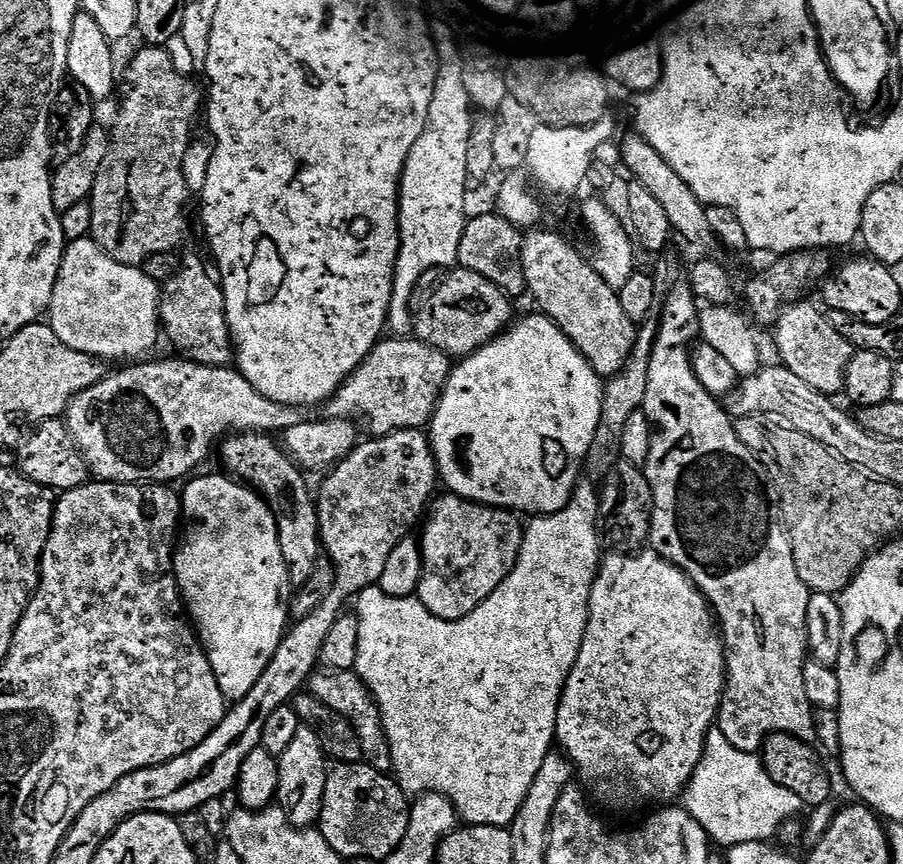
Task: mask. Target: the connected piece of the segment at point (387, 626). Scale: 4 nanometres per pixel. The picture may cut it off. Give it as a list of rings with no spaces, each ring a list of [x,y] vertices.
[[[580,482],[572,494],[572,500],[561,512],[540,514],[532,525],[524,528],[524,541],[512,573],[500,583],[498,590],[486,598],[466,618],[461,620],[443,620],[430,610],[415,595],[388,596],[378,586],[365,588],[355,601],[354,615],[358,622],[358,656],[355,673],[364,683],[369,695],[375,701],[375,711],[380,714],[380,722],[384,731],[384,739],[389,744],[392,759],[391,771],[396,774],[401,793],[419,798],[429,794],[445,796],[456,807],[456,815],[468,826],[490,826],[491,828],[508,828],[514,822],[518,810],[522,810],[522,802],[526,802],[526,794],[530,794],[530,786],[534,786],[534,778],[542,762],[546,762],[548,753],[553,751],[556,740],[556,723],[558,722],[558,706],[564,693],[564,683],[568,681],[570,670],[578,658],[578,650],[582,650],[582,638],[588,625],[588,603],[592,593],[592,583],[600,571],[602,559],[602,536],[598,531],[598,509],[600,498],[597,489],[588,482]]]

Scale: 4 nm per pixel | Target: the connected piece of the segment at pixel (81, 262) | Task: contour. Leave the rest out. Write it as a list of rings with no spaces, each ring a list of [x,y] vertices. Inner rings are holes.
[[[91,238],[82,240],[73,240],[64,249],[64,257],[62,258],[62,266],[58,270],[58,278],[54,282],[54,294],[50,305],[50,327],[52,335],[63,347],[70,349],[74,354],[80,352],[84,356],[97,356],[100,360],[124,360],[120,362],[140,362],[148,356],[156,348],[156,343],[162,340],[162,325],[160,322],[160,297],[162,288],[159,283],[152,281],[144,276],[143,267],[133,266],[130,264],[120,264],[114,258],[110,258]]]

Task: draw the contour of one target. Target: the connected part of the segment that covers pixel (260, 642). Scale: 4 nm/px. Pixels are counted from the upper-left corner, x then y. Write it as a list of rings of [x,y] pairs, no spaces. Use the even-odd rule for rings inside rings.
[[[197,475],[183,485],[182,531],[174,549],[172,570],[181,601],[198,633],[204,653],[208,655],[212,673],[224,699],[235,702],[246,698],[246,694],[254,690],[254,682],[262,678],[262,670],[266,670],[270,658],[274,658],[289,627],[290,577],[286,558],[282,558],[282,548],[276,537],[275,527],[268,525],[267,528],[244,513],[265,511],[263,499],[251,487],[227,475],[219,475]]]

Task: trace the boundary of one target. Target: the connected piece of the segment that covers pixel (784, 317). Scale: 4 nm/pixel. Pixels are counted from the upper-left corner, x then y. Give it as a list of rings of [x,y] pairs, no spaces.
[[[797,302],[785,307],[775,321],[776,352],[780,355],[779,363],[790,370],[810,390],[821,392],[829,398],[843,393],[848,379],[848,362],[854,355],[854,344],[844,336],[815,308],[812,302]]]

